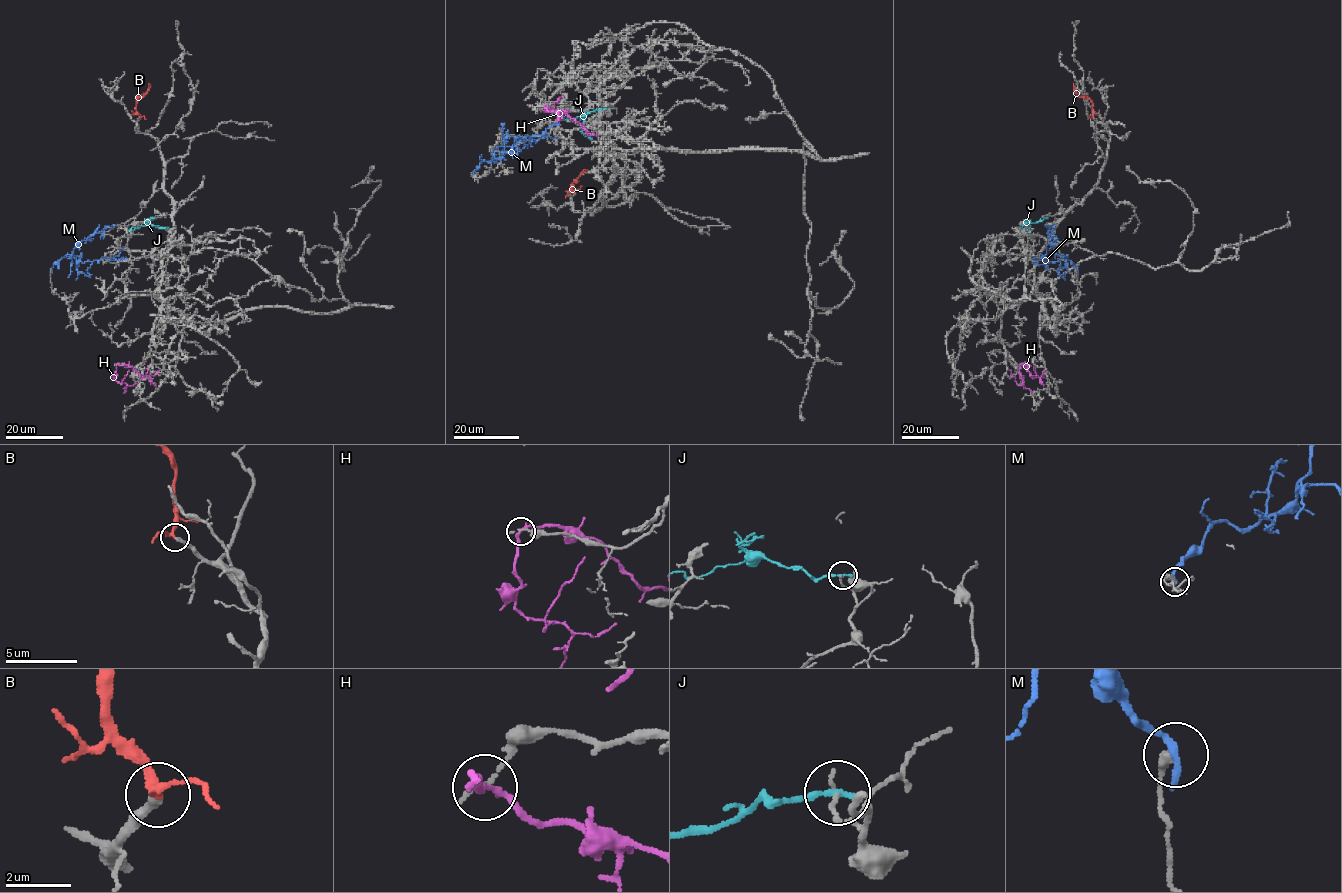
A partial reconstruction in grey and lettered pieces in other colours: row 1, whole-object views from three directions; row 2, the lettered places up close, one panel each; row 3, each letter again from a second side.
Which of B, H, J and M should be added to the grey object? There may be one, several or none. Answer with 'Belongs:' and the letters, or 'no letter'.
Belongs: B

